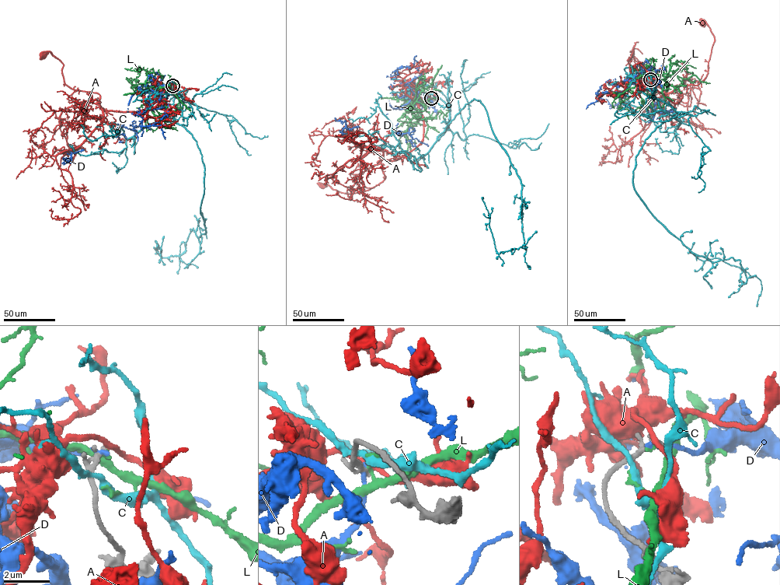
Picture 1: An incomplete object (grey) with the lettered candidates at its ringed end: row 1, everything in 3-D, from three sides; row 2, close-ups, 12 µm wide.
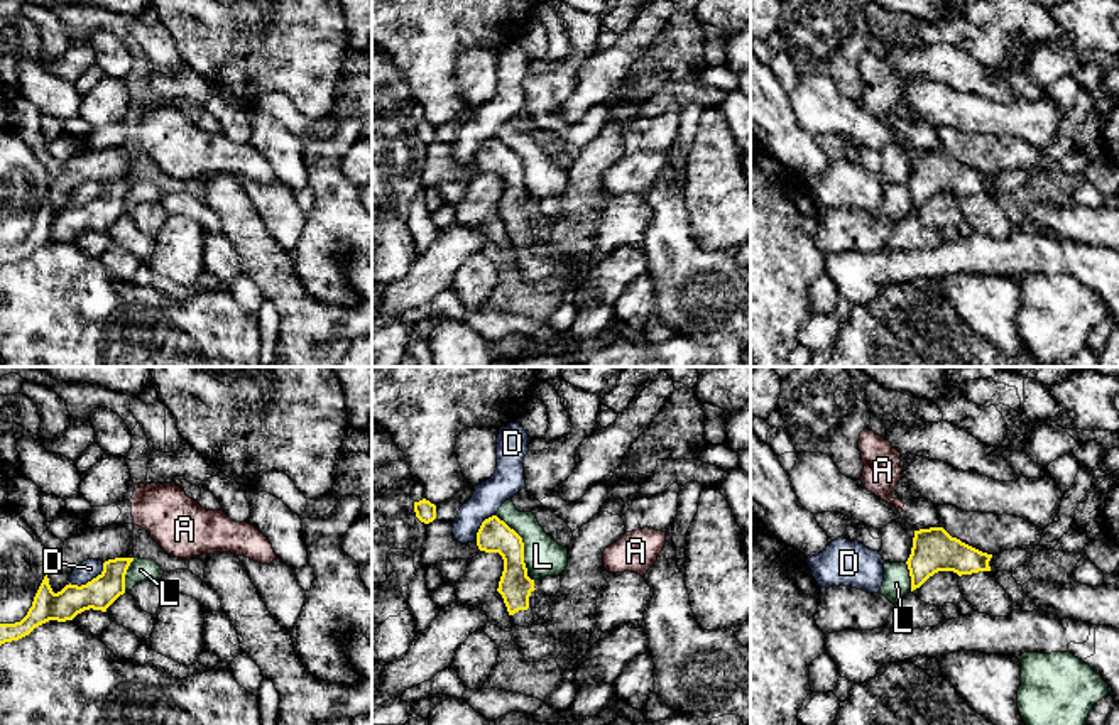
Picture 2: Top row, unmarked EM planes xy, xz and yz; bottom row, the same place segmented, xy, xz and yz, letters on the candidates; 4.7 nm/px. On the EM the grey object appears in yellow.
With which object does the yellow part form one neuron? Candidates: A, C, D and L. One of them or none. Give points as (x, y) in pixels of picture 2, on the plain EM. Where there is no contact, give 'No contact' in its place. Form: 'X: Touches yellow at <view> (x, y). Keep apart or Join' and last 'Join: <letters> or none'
A: No contact. Keep apart
C: No contact. Keep apart
D: Touches yellow at xy (88, 203). Keep apart
L: Touches yellow at xz (523, 164). Keep apart
Join: none

